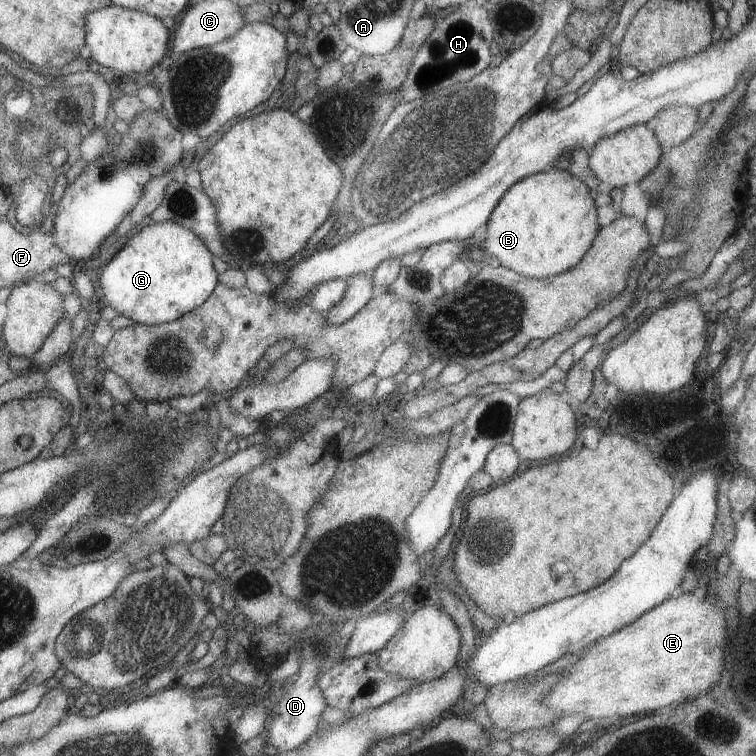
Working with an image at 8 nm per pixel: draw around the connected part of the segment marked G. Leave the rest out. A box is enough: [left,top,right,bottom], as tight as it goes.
[99,220,218,326]

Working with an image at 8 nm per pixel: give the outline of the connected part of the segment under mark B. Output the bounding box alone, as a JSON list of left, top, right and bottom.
[476,166,599,278]

